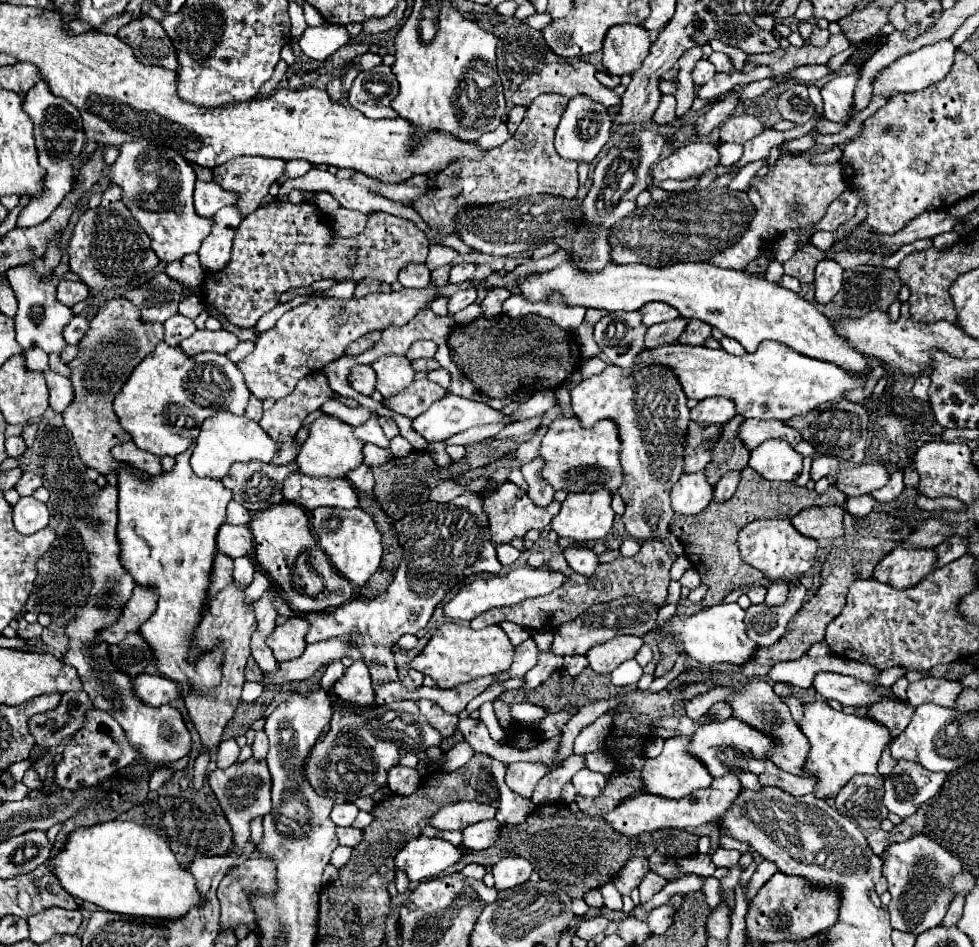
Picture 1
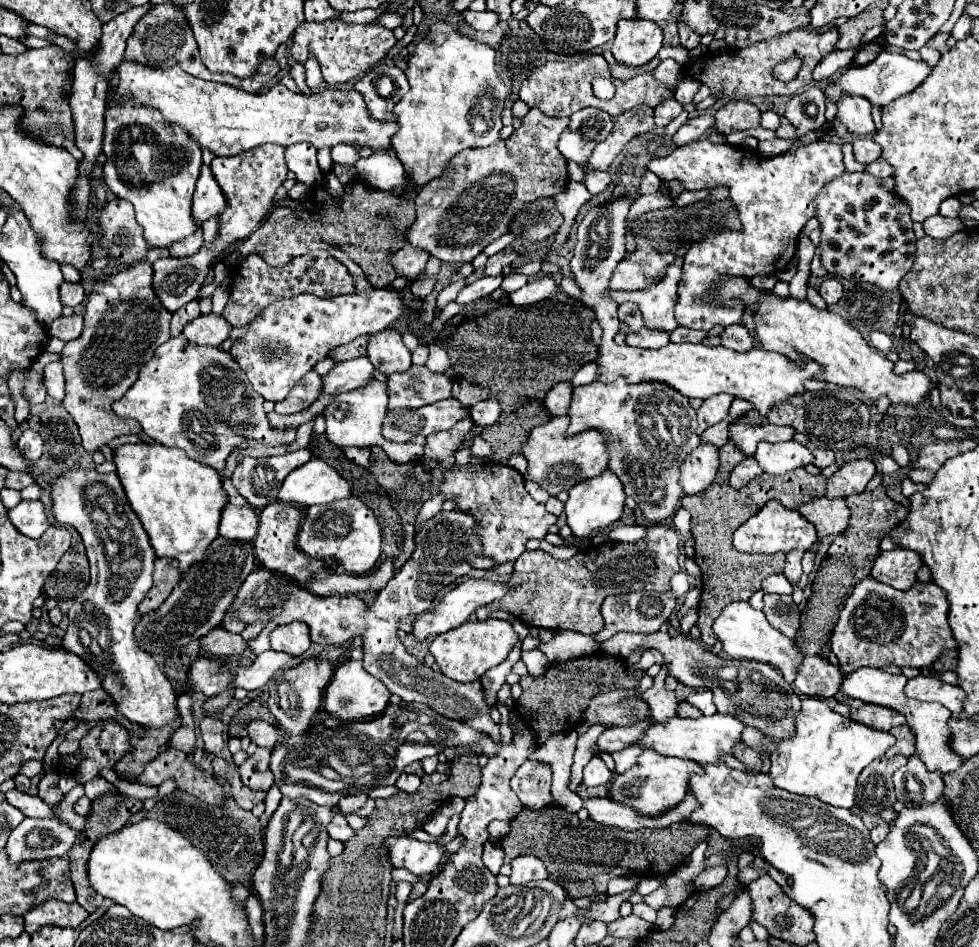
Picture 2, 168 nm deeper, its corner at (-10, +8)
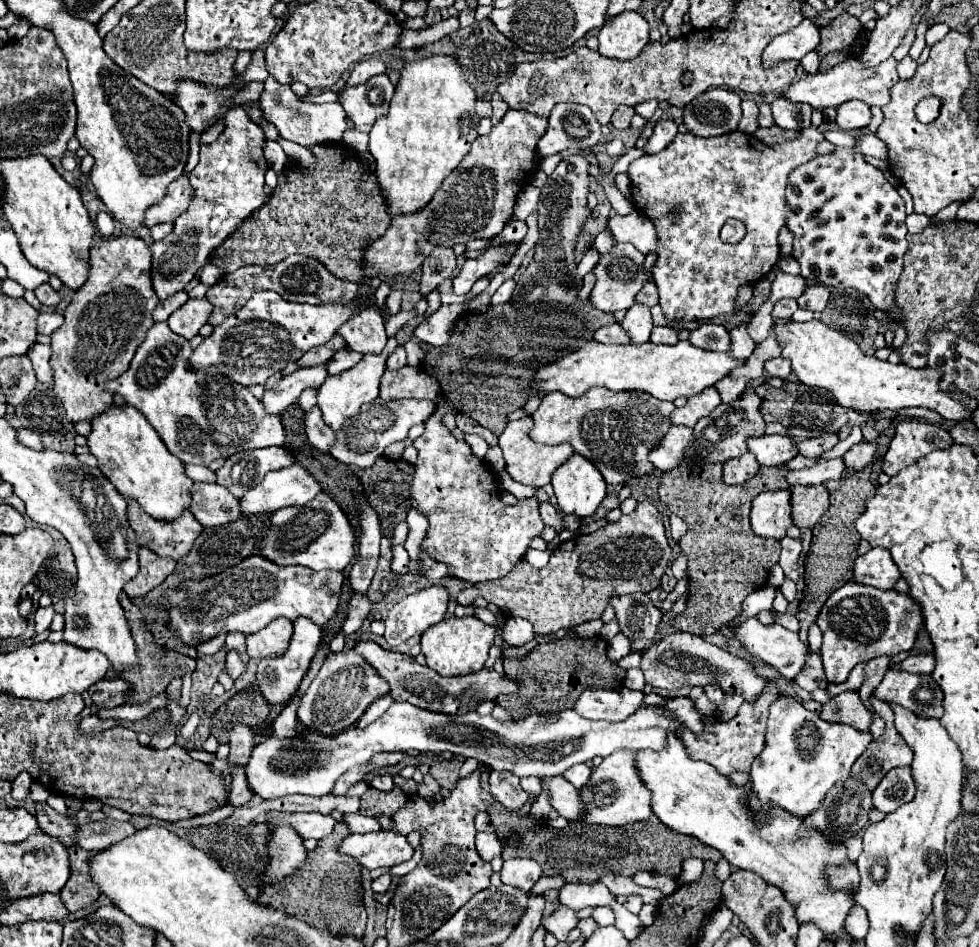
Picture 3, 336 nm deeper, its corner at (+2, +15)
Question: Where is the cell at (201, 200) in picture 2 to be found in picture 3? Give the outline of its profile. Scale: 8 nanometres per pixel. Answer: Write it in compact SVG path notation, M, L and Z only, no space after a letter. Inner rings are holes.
M181 175L175 179L165 197L157 201L157 205L149 207L149 213L145 213L145 227L153 227L157 223L173 223L191 203L193 189L189 185L189 177Z

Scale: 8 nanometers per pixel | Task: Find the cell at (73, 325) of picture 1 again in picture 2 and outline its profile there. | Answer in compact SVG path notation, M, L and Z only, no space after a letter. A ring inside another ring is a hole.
M81 314L61 316L51 324L51 330L49 330L51 336L55 336L63 342L75 340L77 336L81 336L81 332L83 332L83 316Z

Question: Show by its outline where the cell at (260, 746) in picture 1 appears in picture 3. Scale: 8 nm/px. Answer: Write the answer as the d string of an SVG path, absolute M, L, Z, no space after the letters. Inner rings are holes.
M245 767L233 769L233 789L229 793L229 805L233 805L233 807L243 807L253 797L251 789L247 787L243 771L245 771Z

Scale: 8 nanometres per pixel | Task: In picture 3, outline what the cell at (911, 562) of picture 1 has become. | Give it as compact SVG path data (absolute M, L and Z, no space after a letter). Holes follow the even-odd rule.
M875 547L869 553L855 559L853 567L853 581L877 589L893 589L897 579L901 577L897 565L891 561L891 555L887 549Z

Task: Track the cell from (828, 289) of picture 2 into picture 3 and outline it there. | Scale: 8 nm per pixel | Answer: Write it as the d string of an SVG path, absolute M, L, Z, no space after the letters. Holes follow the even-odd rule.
M821 285L807 287L805 293L797 299L797 303L799 303L801 309L809 309L813 313L823 311L825 305L827 305L827 301L829 301L829 291L827 291L827 287L821 287Z

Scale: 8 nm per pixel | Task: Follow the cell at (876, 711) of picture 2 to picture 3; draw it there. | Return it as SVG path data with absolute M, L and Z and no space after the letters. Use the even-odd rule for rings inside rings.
M845 691L829 699L823 705L823 711L819 717L829 723L851 725L857 731L869 731L869 725L871 725L871 713L861 703L857 691Z

